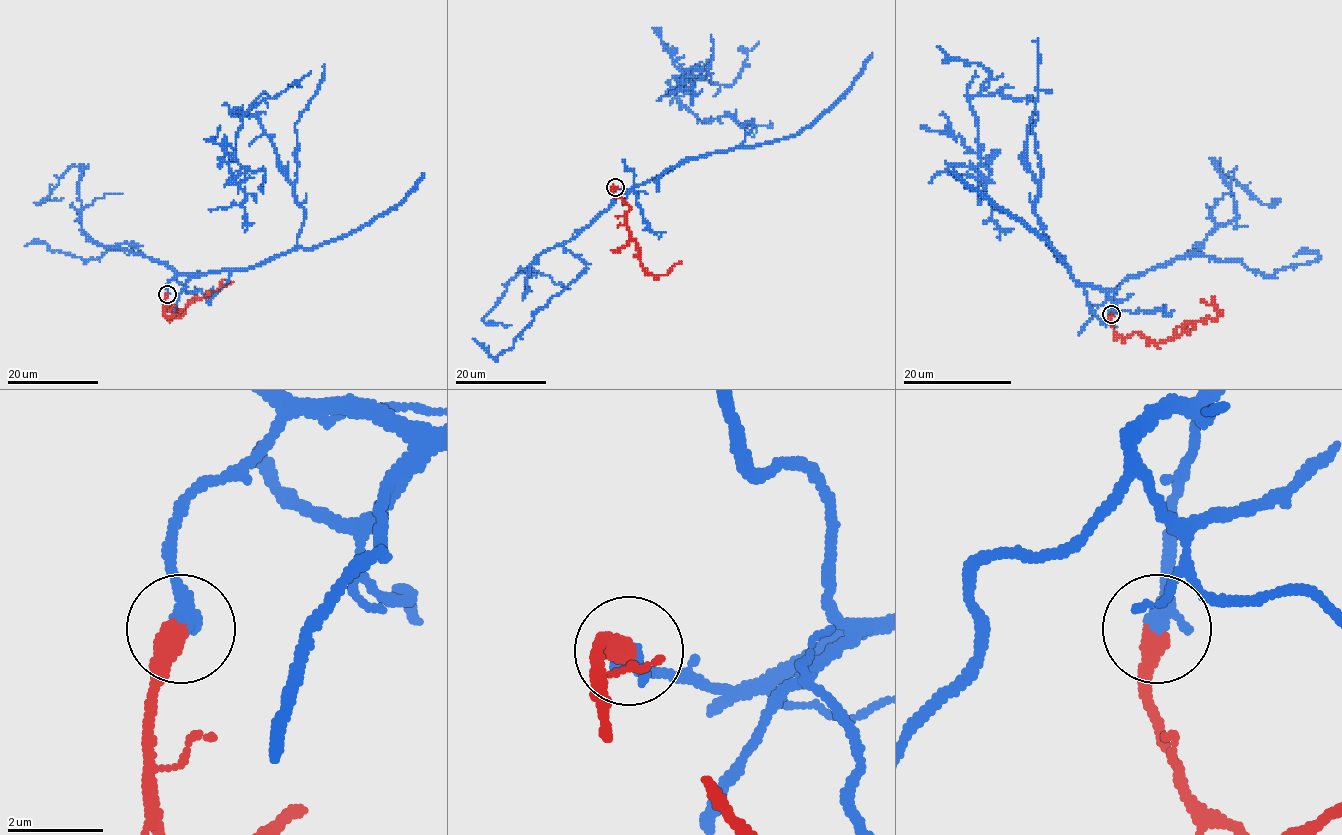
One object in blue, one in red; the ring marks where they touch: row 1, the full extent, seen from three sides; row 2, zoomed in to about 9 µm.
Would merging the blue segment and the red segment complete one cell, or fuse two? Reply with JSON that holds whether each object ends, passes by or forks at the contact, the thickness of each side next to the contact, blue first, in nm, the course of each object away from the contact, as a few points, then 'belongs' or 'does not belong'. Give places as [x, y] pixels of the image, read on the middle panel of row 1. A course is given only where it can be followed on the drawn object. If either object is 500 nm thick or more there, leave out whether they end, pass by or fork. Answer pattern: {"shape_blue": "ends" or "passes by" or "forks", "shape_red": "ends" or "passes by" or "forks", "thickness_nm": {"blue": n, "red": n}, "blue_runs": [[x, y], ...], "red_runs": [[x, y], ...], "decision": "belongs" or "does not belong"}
{"shape_blue": "ends", "shape_red": "ends", "thickness_nm": {"blue": 360, "red": 480}, "blue_runs": [[615, 187], [751, 129], [682, 103], [696, 69], [657, 100]], "red_runs": [[615, 187], [612, 194], [630, 207], [627, 230], [644, 271], [666, 274], [682, 263]], "decision": "belongs"}

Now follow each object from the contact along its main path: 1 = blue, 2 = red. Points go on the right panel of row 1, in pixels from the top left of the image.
1: (1112, 314), (1116, 290), (1080, 285), (1034, 210), (1033, 100), (977, 96), (981, 164), (970, 165), (1007, 213)
2: (1112, 314), (1110, 324), (1123, 342), (1136, 333), (1163, 342), (1180, 326), (1218, 316), (1216, 309), (1203, 299)

